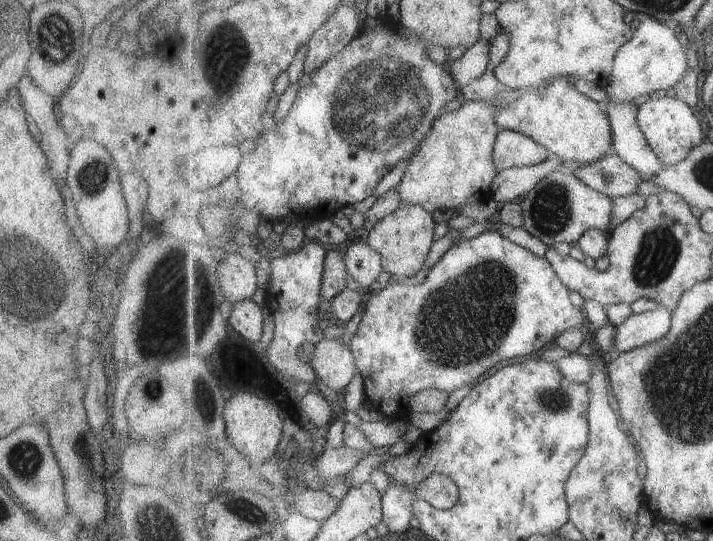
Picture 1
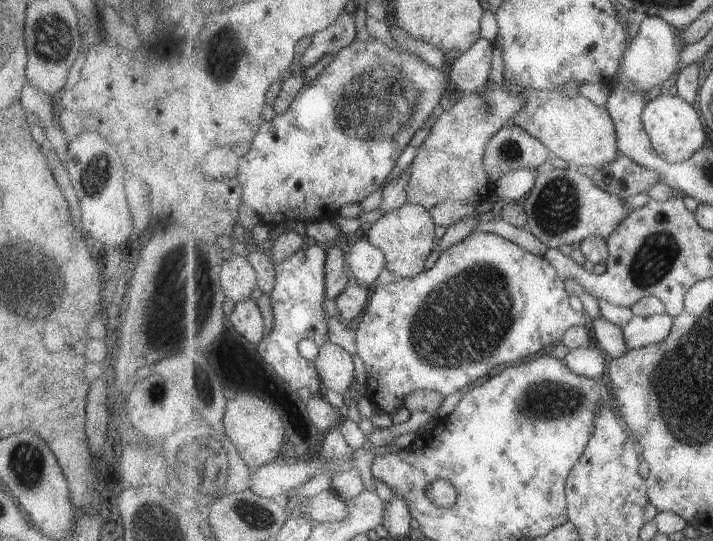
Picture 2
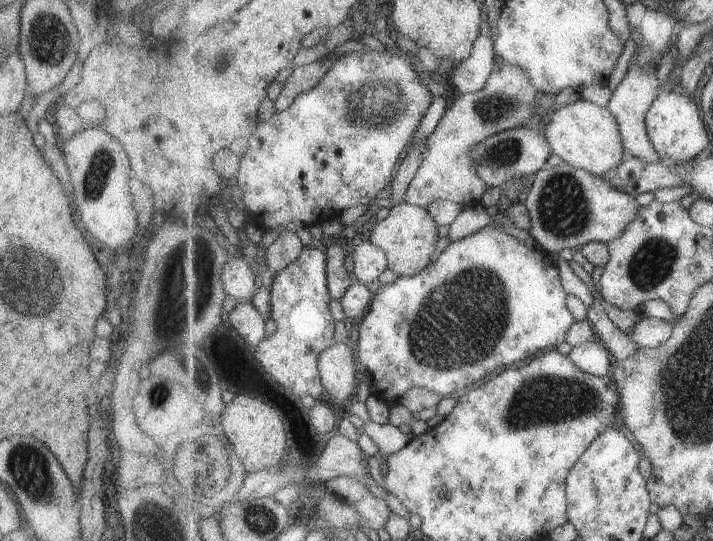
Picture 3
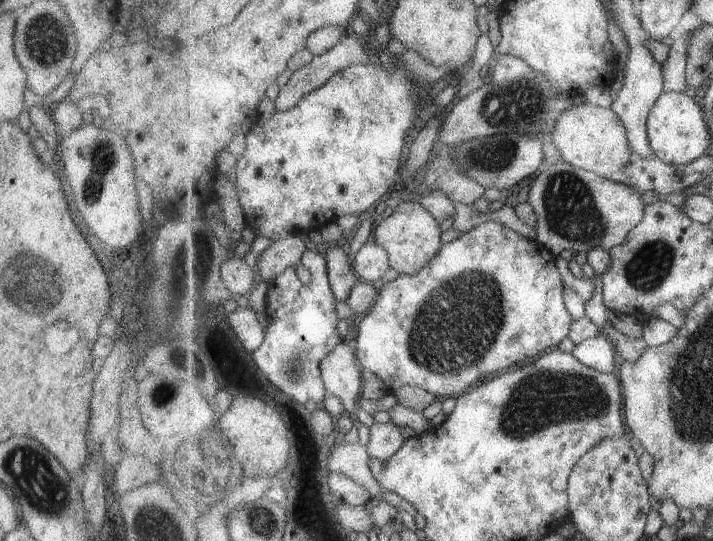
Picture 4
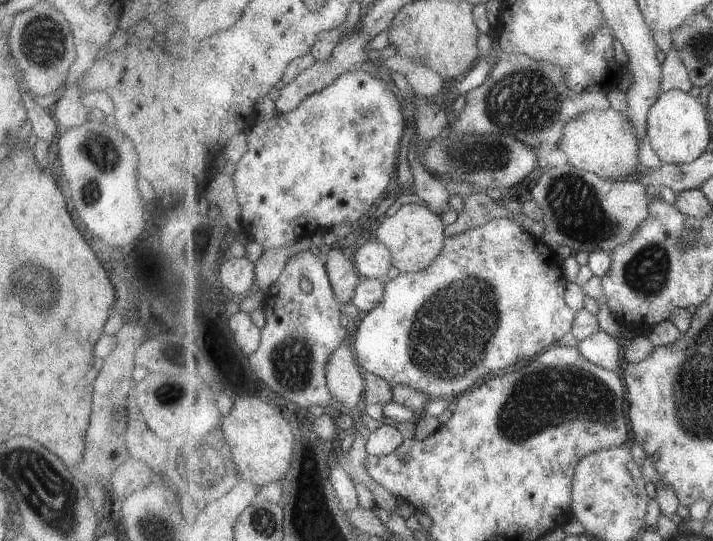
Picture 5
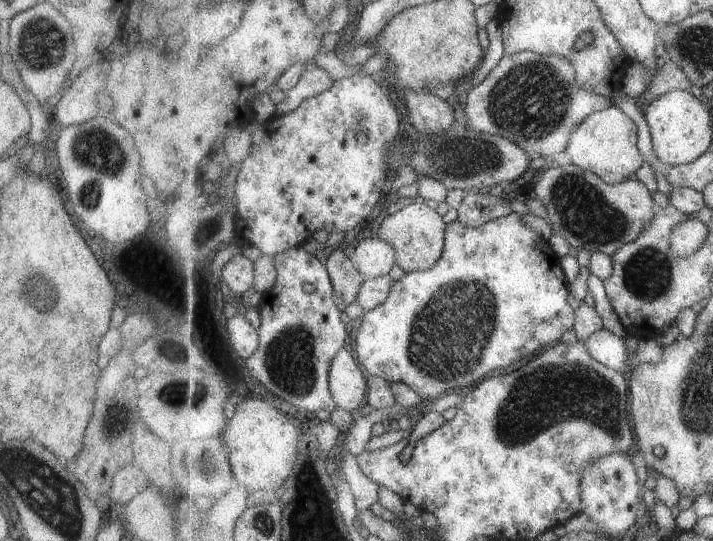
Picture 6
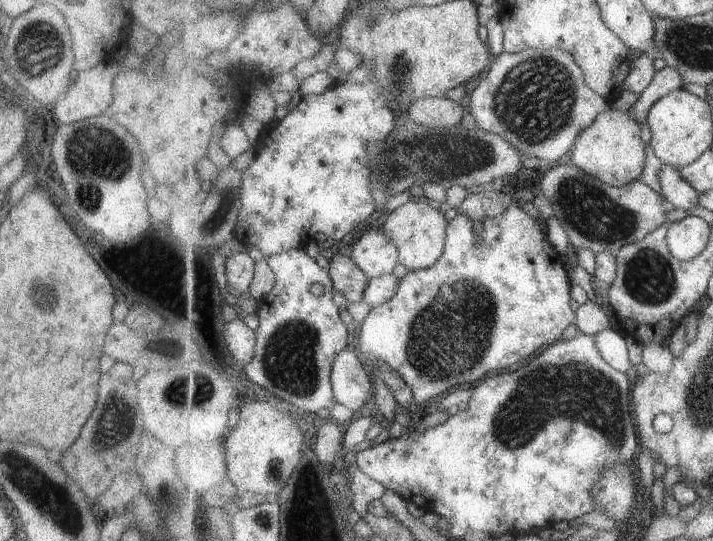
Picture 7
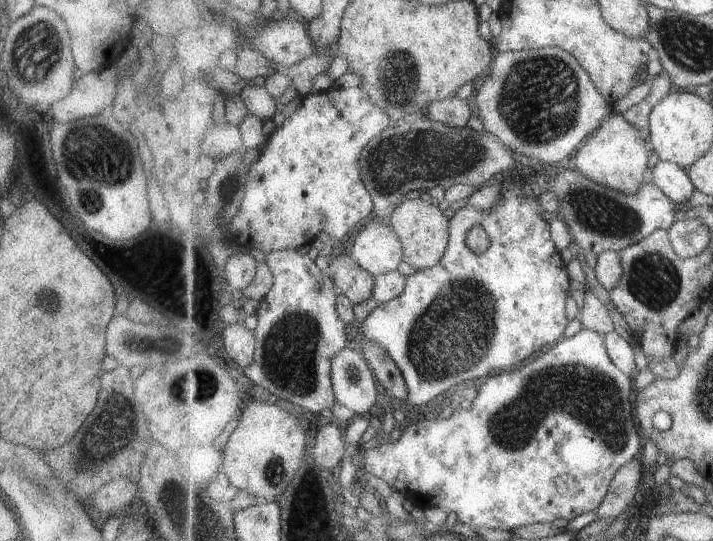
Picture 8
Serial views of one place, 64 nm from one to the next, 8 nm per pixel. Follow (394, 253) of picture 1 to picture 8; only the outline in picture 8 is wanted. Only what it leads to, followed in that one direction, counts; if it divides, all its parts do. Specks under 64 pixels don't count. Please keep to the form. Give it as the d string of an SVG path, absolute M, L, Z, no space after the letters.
M426 195L401 203L389 217L391 228L397 232L404 244L404 262L416 270L435 266L449 246L450 220L443 214L436 201Z

